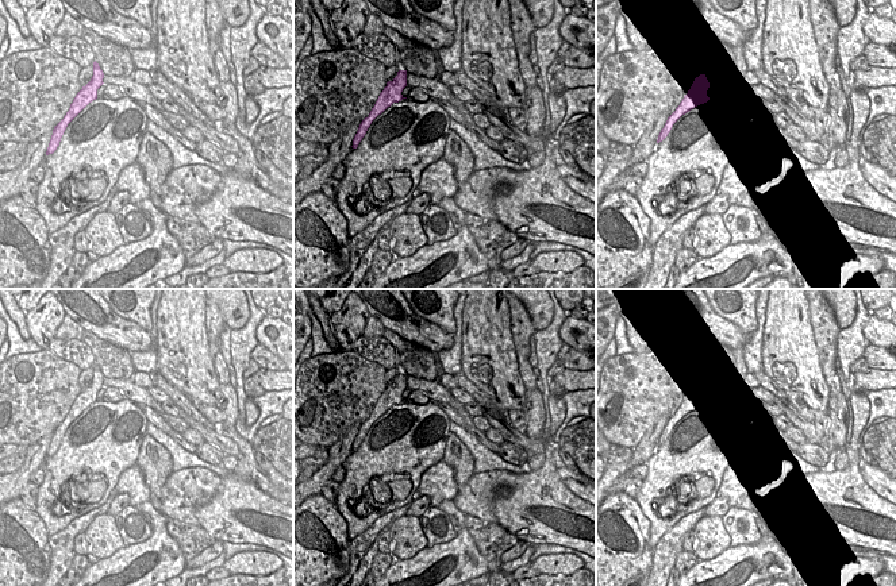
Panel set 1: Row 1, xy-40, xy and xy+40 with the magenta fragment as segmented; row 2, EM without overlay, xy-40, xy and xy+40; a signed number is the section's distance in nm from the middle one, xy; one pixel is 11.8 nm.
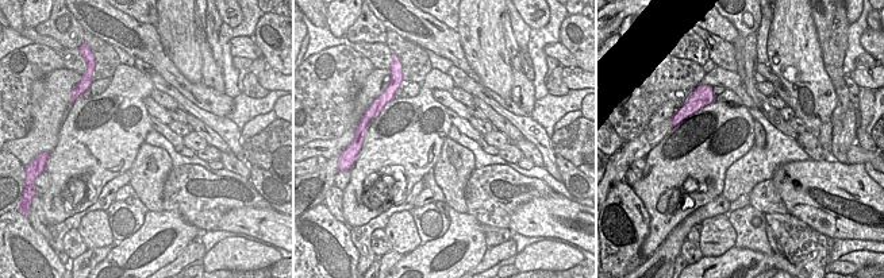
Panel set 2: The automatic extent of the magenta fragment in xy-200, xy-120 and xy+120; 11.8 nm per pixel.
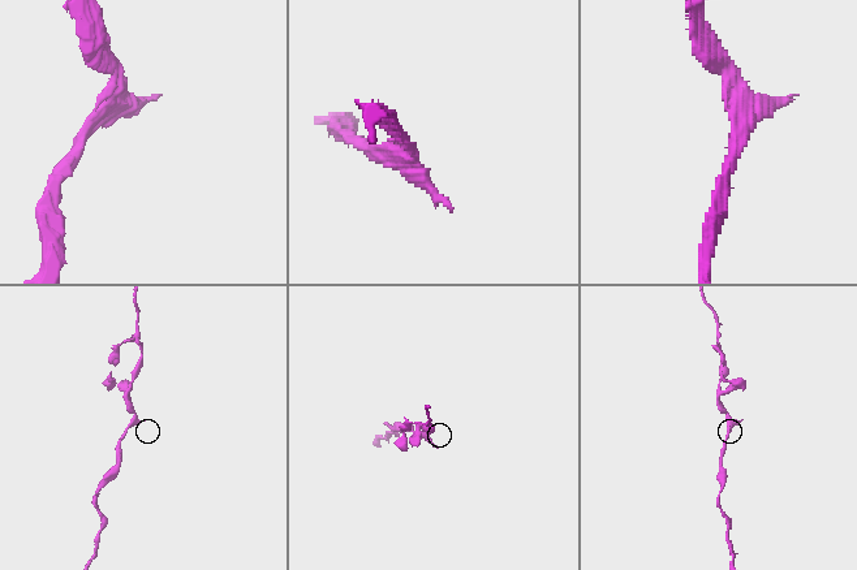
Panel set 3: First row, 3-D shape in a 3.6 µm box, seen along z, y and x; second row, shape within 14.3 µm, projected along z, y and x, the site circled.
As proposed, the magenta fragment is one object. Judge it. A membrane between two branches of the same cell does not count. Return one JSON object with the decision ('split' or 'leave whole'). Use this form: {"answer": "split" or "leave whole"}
{"answer": "leave whole"}

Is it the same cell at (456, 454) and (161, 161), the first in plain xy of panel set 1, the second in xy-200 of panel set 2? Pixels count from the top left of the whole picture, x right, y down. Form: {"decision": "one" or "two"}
{"decision": "one"}

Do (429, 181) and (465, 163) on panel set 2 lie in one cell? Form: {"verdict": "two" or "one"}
{"verdict": "two"}

